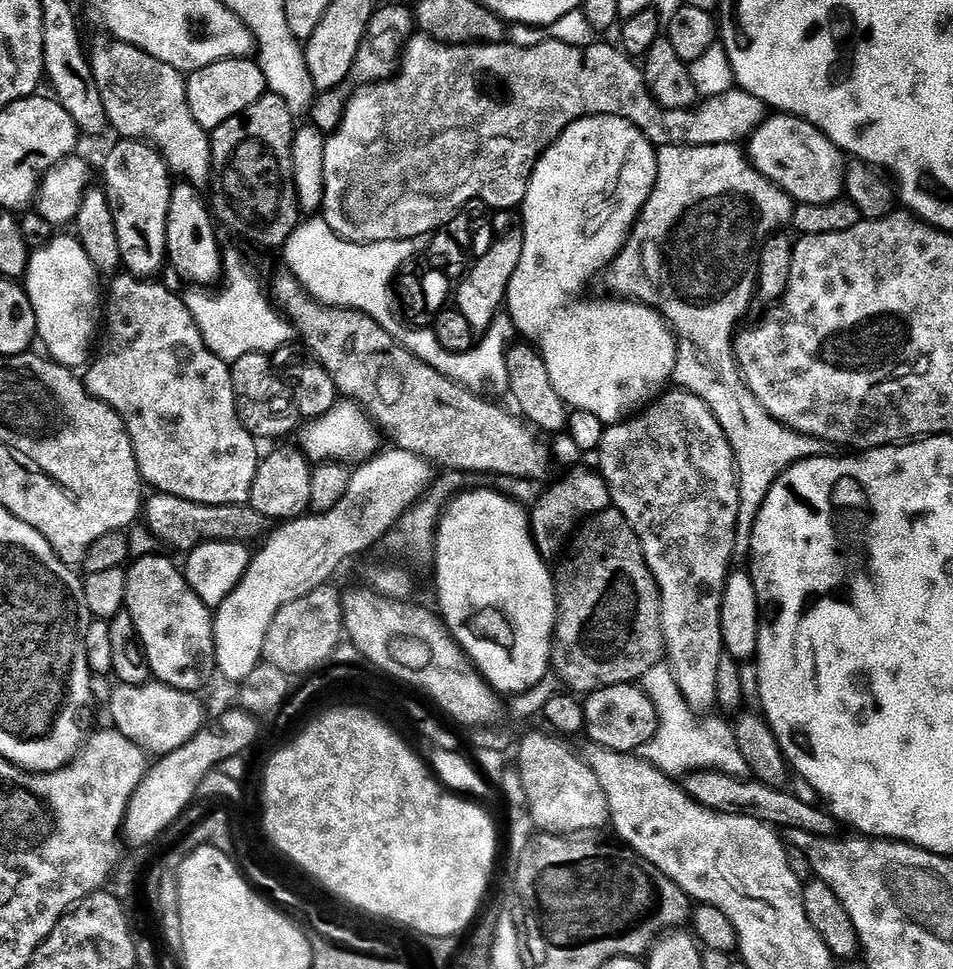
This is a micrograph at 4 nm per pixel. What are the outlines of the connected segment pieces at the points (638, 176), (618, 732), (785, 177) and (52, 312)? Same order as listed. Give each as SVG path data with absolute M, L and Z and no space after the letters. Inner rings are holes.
M583 116L581 120L574 121L565 132L563 132L554 144L540 155L535 168L532 169L532 177L526 190L526 198L522 205L522 227L524 230L524 241L522 242L522 254L518 262L518 270L514 270L514 278L510 278L508 287L508 298L506 301L506 312L512 315L516 328L521 332L523 339L534 342L540 357L546 362L546 370L550 374L550 382L554 390L559 394L561 401L569 409L589 412L594 418L607 422L609 425L621 424L641 412L661 395L669 387L670 381L676 375L676 359L678 358L678 341L675 332L672 331L668 319L660 313L659 308L653 308L651 304L637 302L632 298L612 298L616 300L579 300L583 294L584 287L603 273L611 265L624 244L628 241L628 235L636 225L640 211L646 206L650 194L654 190L654 182L658 174L658 162L656 161L657 145L646 138L638 126L634 126L626 118L621 116Z
M639 683L606 686L587 693L583 701L584 729L587 739L606 750L639 753L654 738L658 726L658 714L654 702L644 693Z
M769 115L747 141L746 152L752 167L788 193L797 205L832 204L845 195L845 153L801 116Z
M53 235L47 244L37 247L28 257L28 270L26 273L26 291L30 302L34 306L36 315L36 334L39 343L44 343L43 351L56 363L64 368L80 370L89 363L88 351L92 348L92 339L97 339L96 323L102 320L102 288L100 292L101 277L98 275L93 262L86 254L75 235Z

